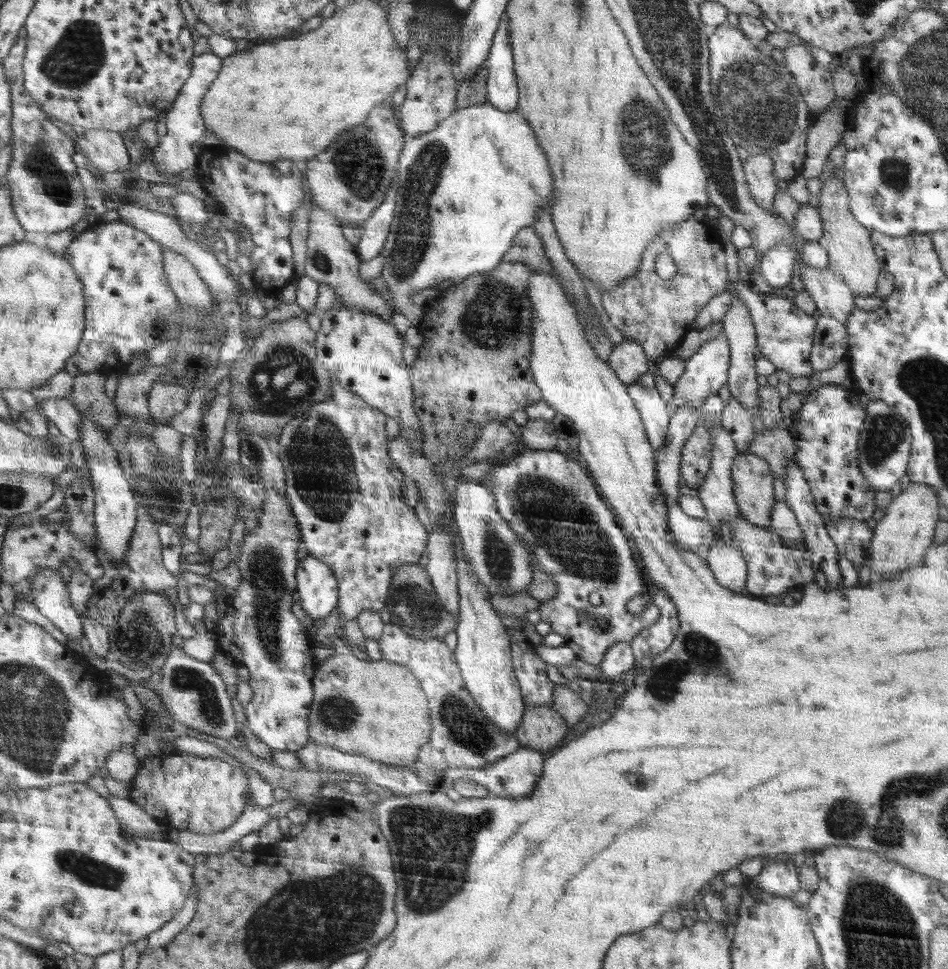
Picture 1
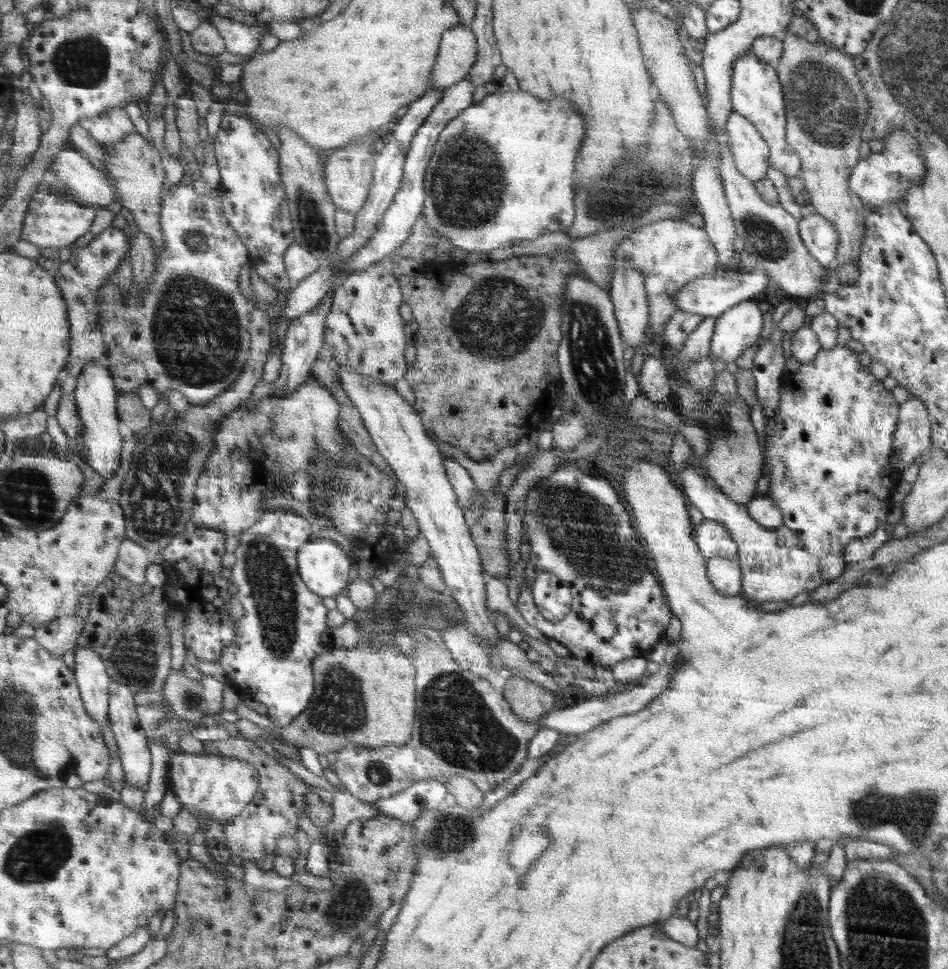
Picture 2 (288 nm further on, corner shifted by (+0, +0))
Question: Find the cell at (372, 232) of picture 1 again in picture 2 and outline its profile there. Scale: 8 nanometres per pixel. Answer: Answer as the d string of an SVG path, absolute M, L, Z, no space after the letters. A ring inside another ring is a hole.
M427 92L419 102L411 104L411 110L399 120L399 124L393 130L393 142L399 144L399 148L403 150L403 156L407 156L407 152L413 146L413 140L419 132L419 128L425 124L425 120L431 116L431 112L435 110L435 106L441 102L445 92Z

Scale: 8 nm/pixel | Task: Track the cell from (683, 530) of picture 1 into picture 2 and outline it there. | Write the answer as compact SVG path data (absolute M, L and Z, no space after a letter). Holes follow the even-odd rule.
M703 520L695 526L695 542L699 552L709 560L717 556L737 558L737 546L729 534L729 530L713 520Z

